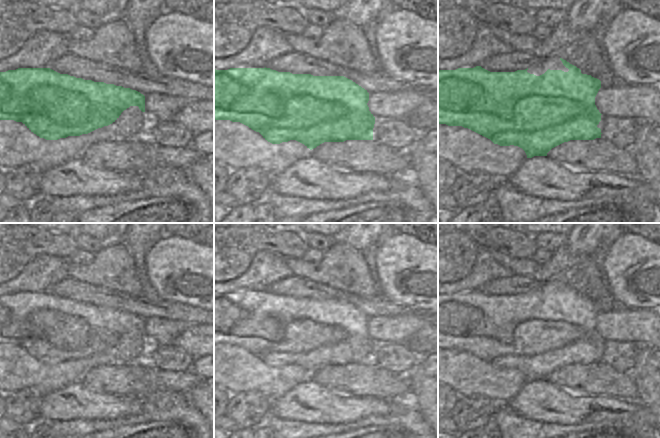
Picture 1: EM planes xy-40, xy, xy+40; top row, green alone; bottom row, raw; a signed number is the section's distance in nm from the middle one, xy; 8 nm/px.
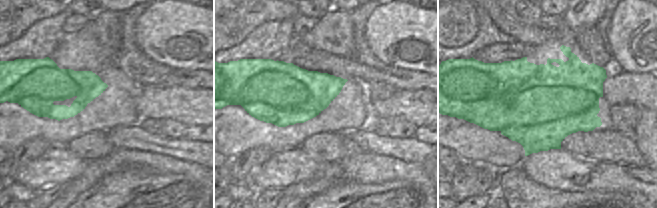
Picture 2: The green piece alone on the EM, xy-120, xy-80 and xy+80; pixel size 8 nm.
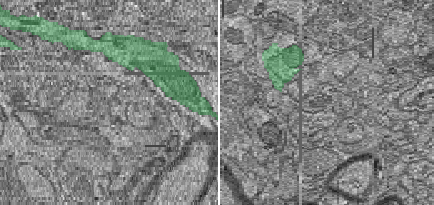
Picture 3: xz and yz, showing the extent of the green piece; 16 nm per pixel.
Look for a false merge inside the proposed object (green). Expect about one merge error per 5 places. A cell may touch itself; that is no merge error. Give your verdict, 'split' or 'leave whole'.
leave whole

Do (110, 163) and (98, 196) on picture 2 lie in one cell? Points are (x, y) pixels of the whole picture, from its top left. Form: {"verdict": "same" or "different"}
{"verdict": "different"}

